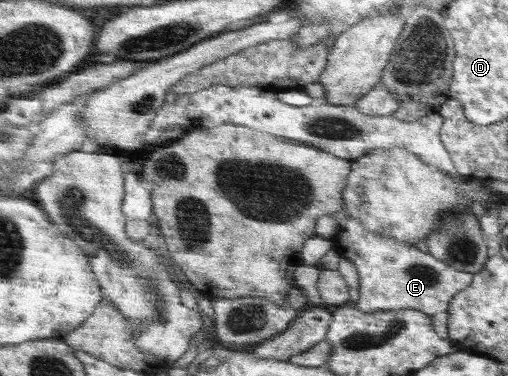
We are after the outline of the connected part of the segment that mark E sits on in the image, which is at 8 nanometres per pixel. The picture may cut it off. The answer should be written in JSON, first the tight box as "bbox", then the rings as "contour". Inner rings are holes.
{"bbox":[334,218,474,316],"contour":[[[344,218],[344,220],[346,220],[345,226],[337,233],[336,242],[339,242],[339,245],[335,245],[334,248],[356,266],[359,274],[359,300],[354,302],[354,306],[366,314],[380,310],[418,310],[434,316],[438,312],[446,311],[455,294],[462,292],[474,280],[474,274],[456,270],[455,267],[448,266],[443,260],[422,252],[415,246],[398,242],[394,238],[384,238],[384,234],[368,232],[356,218]]]}

